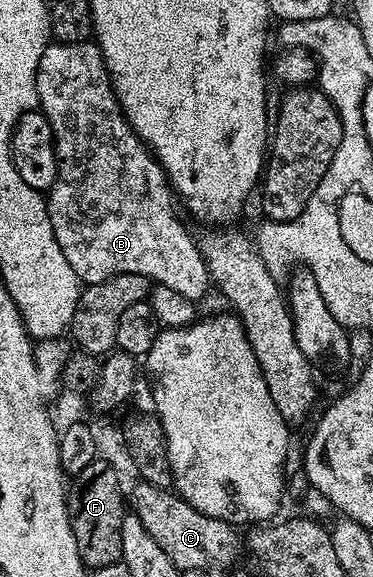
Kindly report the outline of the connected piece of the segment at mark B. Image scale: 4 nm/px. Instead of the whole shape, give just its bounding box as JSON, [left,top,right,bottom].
[35,40,213,302]

